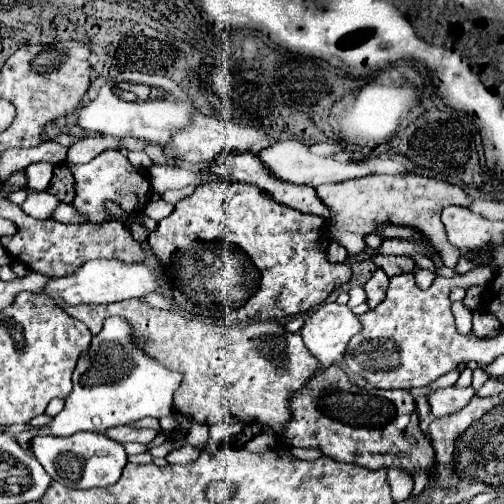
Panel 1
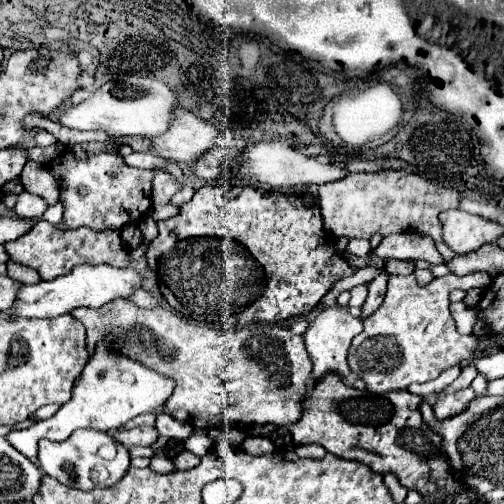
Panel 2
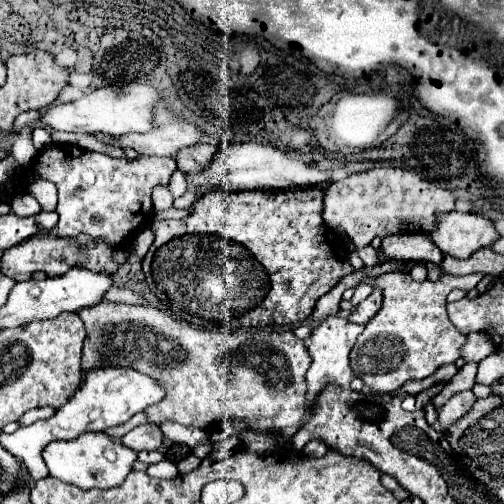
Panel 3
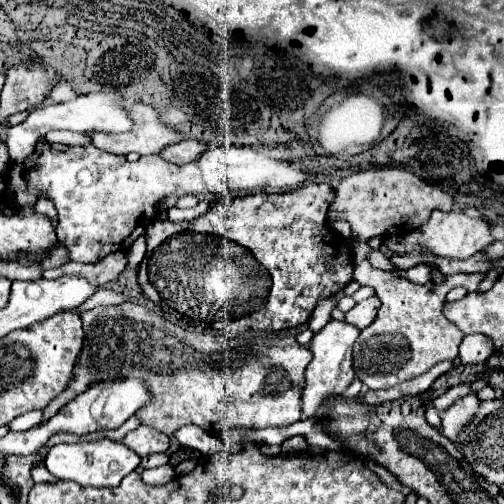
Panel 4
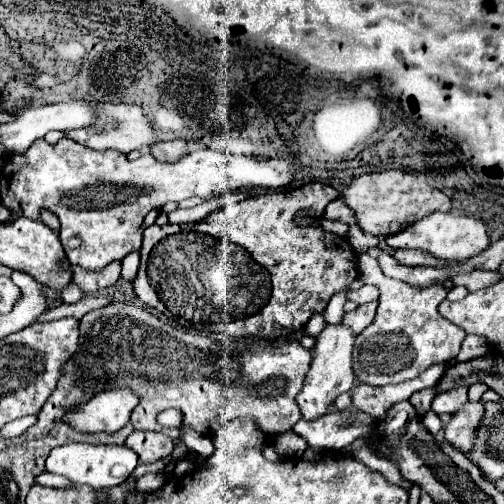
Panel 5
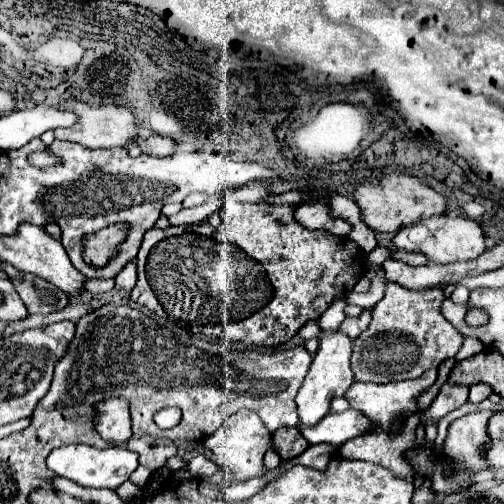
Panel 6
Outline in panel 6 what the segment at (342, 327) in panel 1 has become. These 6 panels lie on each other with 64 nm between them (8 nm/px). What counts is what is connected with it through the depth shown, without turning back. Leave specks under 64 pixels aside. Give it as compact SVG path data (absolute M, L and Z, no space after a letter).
M340 330L324 332L320 336L318 352L314 354L312 366L310 366L310 370L304 378L304 384L302 384L302 388L296 396L298 416L300 416L302 424L306 424L306 426L318 424L330 412L332 398L344 396L346 390L352 386L354 374L352 374L352 368L350 368L350 354L352 354L352 340L346 334L342 334Z

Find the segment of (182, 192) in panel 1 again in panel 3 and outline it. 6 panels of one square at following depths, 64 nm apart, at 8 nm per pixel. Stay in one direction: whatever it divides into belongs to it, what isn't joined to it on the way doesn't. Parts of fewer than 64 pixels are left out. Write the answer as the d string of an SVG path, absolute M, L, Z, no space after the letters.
M188 189L182 196L174 200L173 206L176 208L187 209L190 208L196 200L197 196L195 192Z

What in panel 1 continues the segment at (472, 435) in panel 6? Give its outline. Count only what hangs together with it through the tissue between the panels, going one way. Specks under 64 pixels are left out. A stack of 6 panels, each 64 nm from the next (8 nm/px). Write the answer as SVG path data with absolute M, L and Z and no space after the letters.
M450 386L450 388L438 388L434 392L430 392L428 404L434 416L444 416L444 414L452 414L458 412L460 408L464 408L470 398L474 396L474 388L458 388L458 386Z

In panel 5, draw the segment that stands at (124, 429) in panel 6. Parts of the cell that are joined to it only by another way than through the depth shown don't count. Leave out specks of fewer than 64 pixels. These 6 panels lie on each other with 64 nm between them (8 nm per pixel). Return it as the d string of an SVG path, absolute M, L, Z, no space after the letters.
M114 388L94 394L90 400L72 406L62 422L76 432L116 432L130 420L140 396L132 388Z

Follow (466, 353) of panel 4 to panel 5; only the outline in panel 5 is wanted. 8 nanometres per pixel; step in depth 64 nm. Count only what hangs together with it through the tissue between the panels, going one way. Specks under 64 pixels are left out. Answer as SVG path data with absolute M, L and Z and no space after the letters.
M468 334L462 342L462 350L460 354L456 356L458 362L468 362L472 358L482 358L490 354L490 346L488 346L488 340L484 336L474 336L474 334Z

